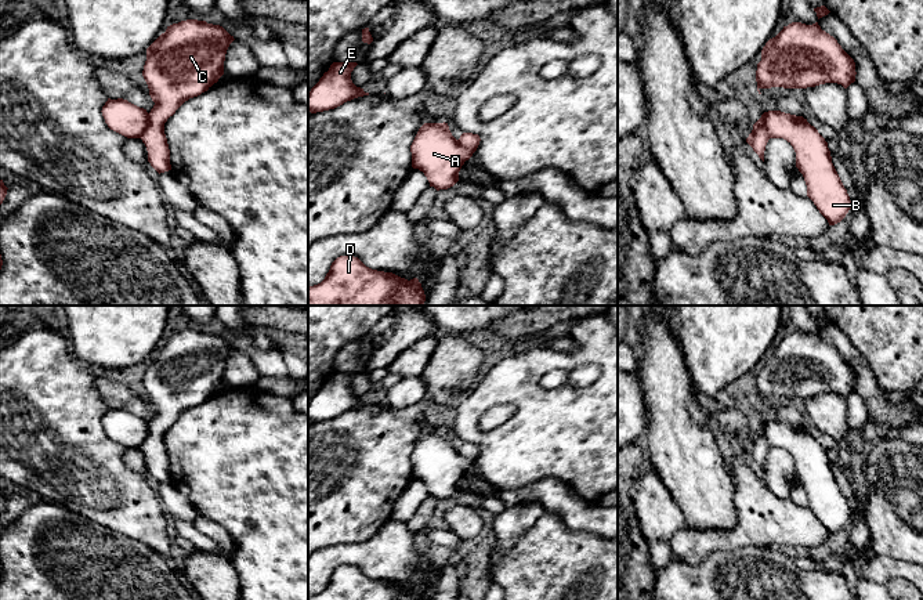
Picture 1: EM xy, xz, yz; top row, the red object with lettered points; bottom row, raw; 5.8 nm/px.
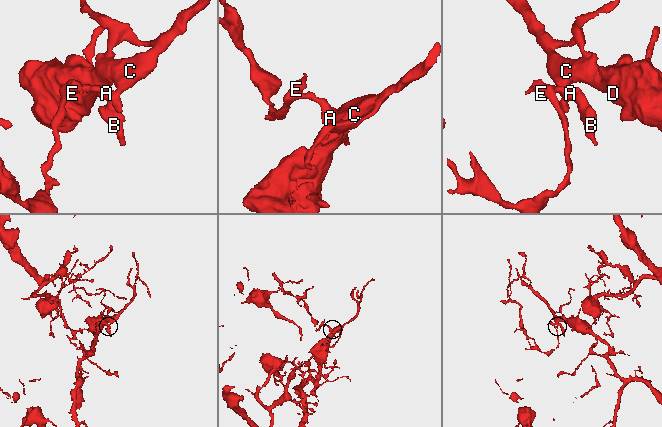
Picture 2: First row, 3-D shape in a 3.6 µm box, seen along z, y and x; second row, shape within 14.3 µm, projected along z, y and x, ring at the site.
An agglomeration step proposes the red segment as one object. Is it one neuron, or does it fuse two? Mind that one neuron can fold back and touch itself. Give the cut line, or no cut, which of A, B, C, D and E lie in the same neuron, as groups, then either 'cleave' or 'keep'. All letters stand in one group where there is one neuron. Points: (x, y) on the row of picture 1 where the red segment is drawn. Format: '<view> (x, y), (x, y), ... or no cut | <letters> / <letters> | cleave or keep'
xy (148, 114), (148, 129), (140, 137) | A B E / C D | cleave

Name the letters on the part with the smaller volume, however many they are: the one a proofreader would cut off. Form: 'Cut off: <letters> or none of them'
Cut off: A, B, E

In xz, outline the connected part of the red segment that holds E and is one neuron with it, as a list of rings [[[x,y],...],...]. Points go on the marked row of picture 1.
[[[333,62],[308,93],[308,112],[334,109],[347,101],[369,95],[351,80],[351,72],[356,65],[356,62]]]

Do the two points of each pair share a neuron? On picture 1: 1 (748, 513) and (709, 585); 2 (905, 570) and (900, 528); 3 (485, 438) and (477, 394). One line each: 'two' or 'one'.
1: two
2: two
3: one

